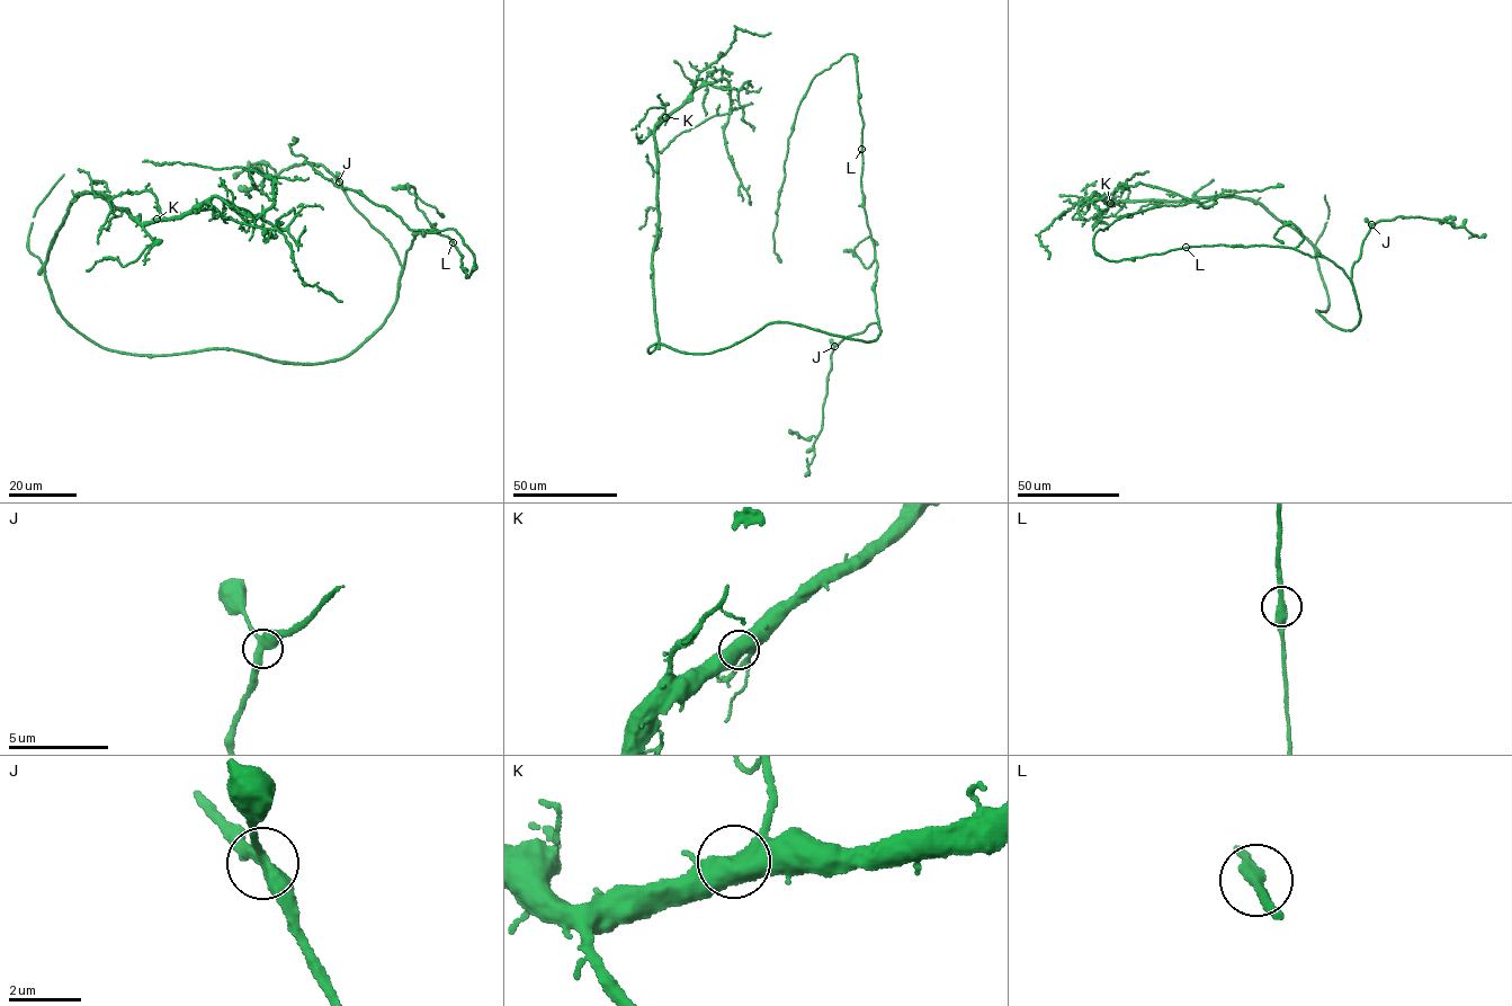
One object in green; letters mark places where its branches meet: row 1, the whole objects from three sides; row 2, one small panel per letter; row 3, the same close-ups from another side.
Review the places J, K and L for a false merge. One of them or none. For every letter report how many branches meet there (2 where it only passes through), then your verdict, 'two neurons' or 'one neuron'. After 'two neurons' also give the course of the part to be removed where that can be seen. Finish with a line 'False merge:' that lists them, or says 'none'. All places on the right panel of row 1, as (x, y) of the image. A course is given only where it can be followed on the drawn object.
J: branches 3; one neuron
K: branches 4; one neuron
L: branches 2; one neuron
False merge: none

